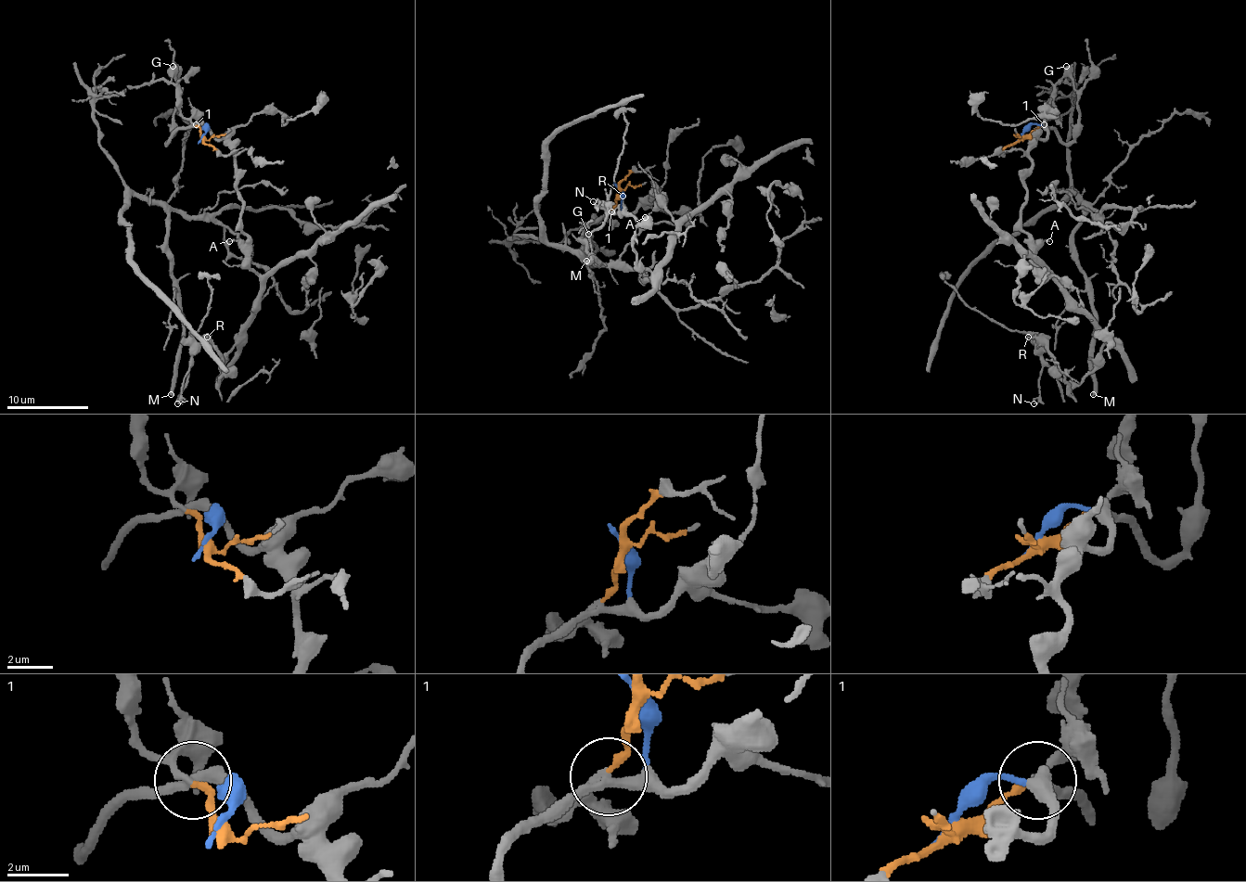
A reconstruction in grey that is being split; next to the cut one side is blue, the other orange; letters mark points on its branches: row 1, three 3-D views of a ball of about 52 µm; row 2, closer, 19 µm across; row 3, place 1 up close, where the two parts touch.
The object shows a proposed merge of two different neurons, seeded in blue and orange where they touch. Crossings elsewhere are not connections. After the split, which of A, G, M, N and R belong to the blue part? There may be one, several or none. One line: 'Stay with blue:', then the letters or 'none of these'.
Stay with blue: A, G, N, R

